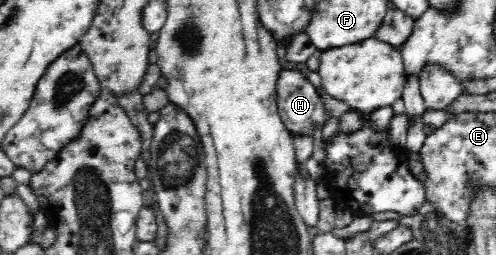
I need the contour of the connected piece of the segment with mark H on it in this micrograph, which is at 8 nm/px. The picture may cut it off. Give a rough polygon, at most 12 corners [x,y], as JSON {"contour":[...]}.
{"contour":[[283,69],[277,111],[296,137],[326,125],[326,103],[298,69]]}

